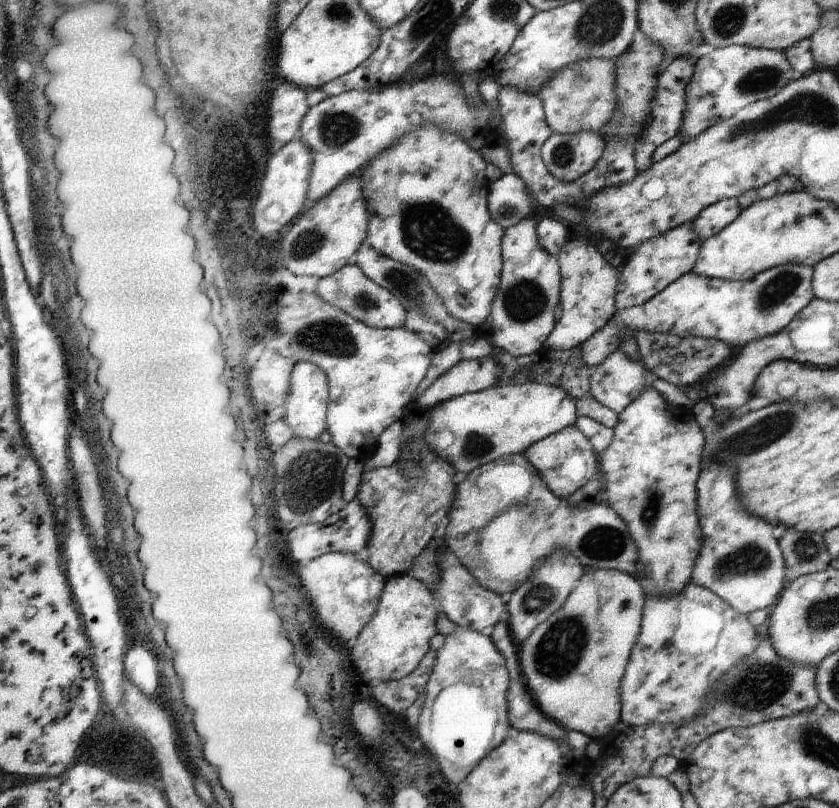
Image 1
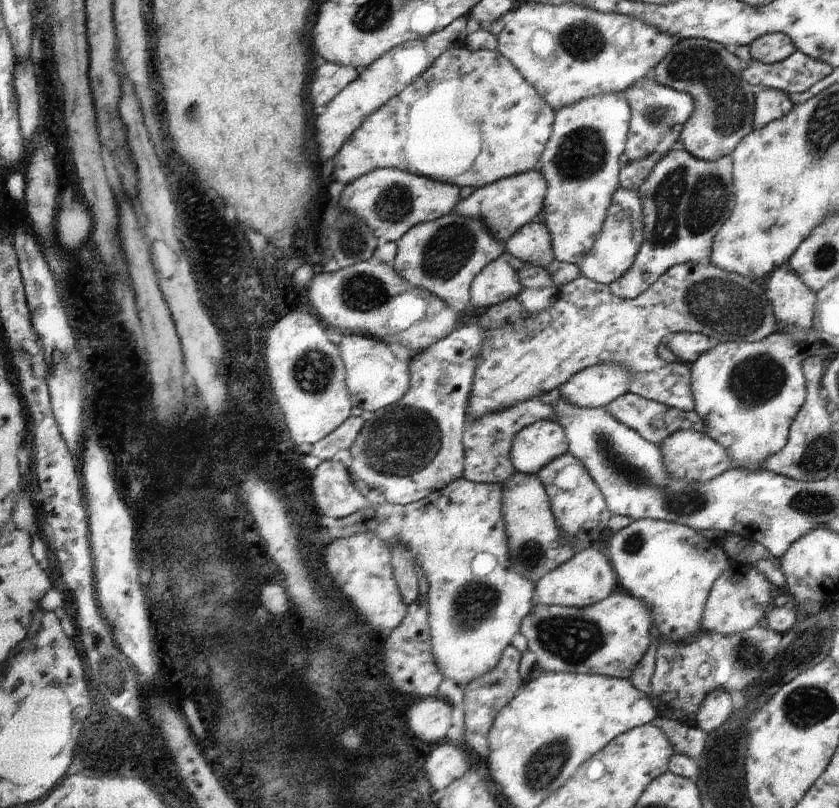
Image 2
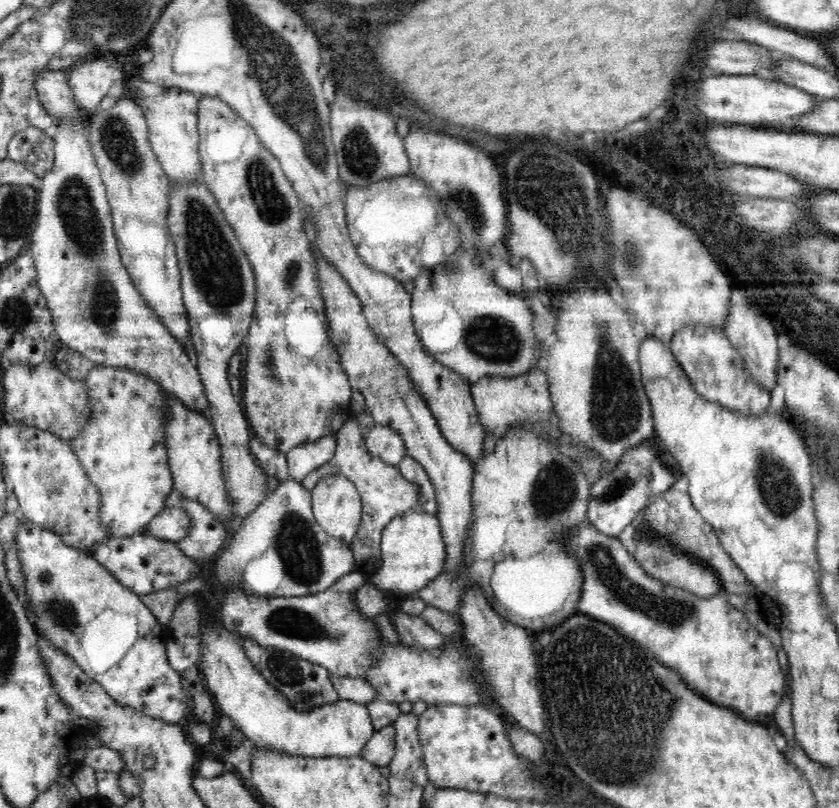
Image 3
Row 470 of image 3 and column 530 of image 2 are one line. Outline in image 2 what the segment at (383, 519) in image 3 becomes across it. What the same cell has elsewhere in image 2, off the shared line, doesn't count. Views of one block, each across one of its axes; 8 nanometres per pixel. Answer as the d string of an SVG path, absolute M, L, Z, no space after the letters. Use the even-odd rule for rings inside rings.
M711 262L682 263L668 269L634 300L617 297L612 294L609 285L580 276L568 284L556 287L557 299L552 306L530 317L523 316L523 306L516 299L494 305L477 322L483 328L483 343L476 357L466 414L471 419L479 419L518 403L540 398L543 393L555 393L573 374L603 364L618 365L630 373L630 393L683 411L694 411L691 373L683 364L658 360L655 348L664 337L684 331L700 333L720 343L754 342L766 338L770 333L776 333L778 324L773 306L765 295L764 283L726 272Z

